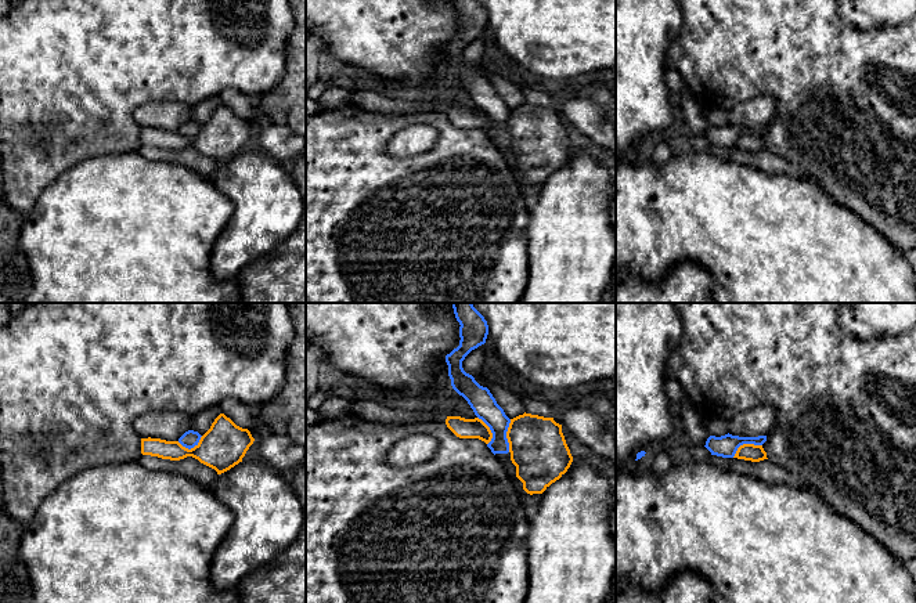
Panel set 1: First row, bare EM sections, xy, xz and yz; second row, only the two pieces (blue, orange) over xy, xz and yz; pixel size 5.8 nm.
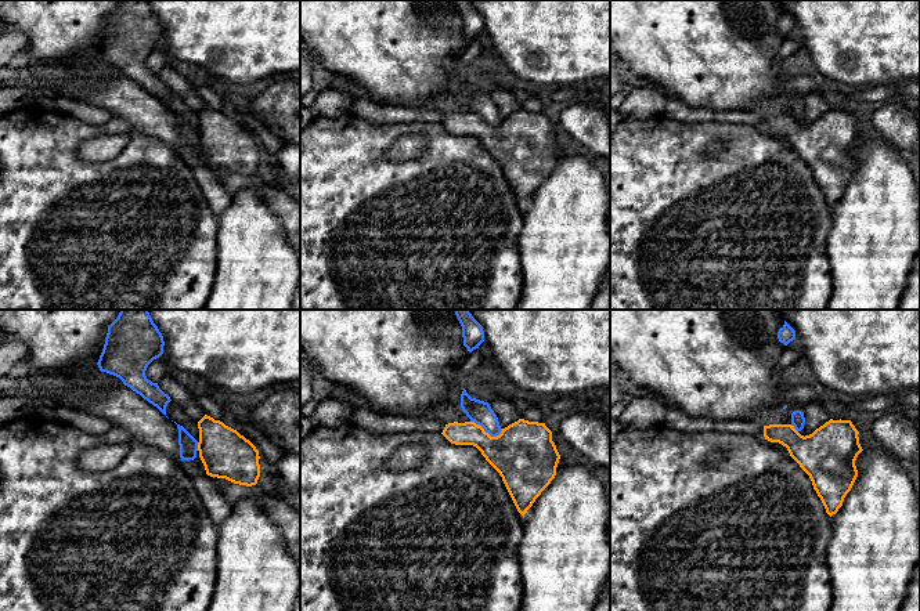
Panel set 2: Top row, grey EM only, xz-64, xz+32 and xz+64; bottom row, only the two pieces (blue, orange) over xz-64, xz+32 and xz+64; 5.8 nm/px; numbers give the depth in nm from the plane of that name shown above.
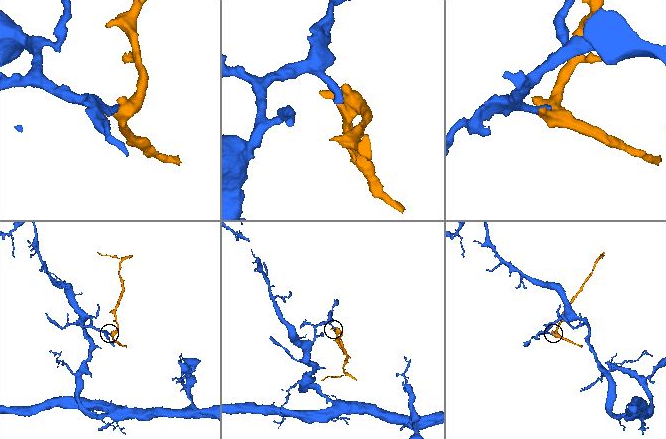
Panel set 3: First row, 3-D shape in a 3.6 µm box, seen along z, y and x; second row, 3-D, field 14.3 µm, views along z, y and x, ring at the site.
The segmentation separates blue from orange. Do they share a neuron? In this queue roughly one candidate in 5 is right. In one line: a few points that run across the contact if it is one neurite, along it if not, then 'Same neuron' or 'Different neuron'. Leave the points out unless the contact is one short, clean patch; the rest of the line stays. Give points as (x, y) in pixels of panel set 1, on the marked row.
Line: yz (761, 444), (742, 444), (732, 457). Different neuron

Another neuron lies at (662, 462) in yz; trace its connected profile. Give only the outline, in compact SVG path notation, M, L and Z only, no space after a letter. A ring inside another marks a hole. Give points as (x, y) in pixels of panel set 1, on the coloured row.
M664 445L661 447L657 447L657 452L652 461L652 470L656 473L656 474L664 474L668 472L668 469L671 467L671 459L664 448Z

